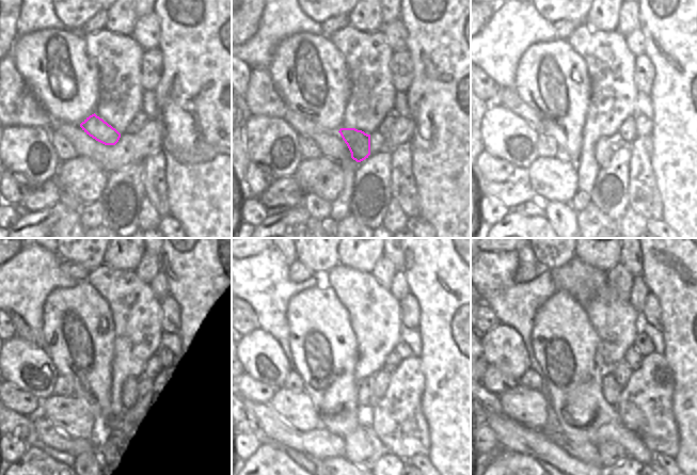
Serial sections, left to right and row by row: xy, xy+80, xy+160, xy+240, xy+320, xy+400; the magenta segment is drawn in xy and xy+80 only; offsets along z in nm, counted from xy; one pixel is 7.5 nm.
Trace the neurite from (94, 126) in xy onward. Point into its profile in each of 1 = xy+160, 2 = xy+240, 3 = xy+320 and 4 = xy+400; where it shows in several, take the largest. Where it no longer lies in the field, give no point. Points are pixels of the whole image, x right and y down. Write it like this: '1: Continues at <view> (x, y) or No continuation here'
1: Continues at xy+160 (605, 146)
2: Continues at xy+240 (129, 391)
3: Continues at xy+320 (369, 397)
4: Continues at xy+400 (612, 390)

